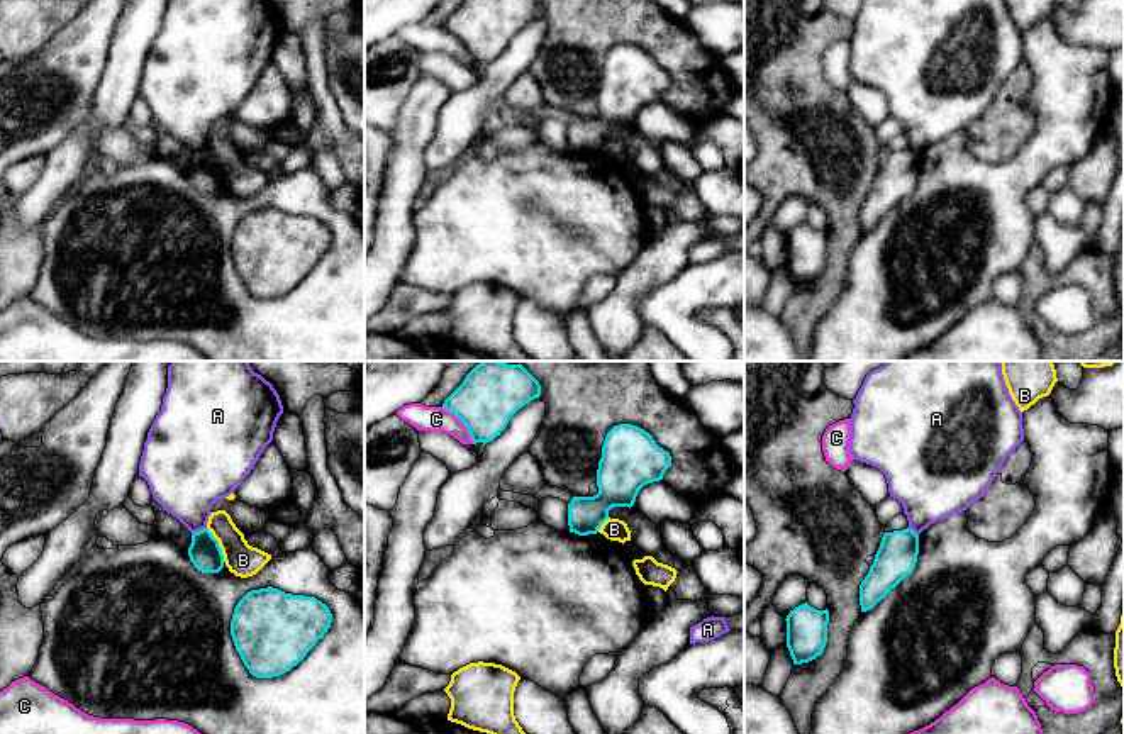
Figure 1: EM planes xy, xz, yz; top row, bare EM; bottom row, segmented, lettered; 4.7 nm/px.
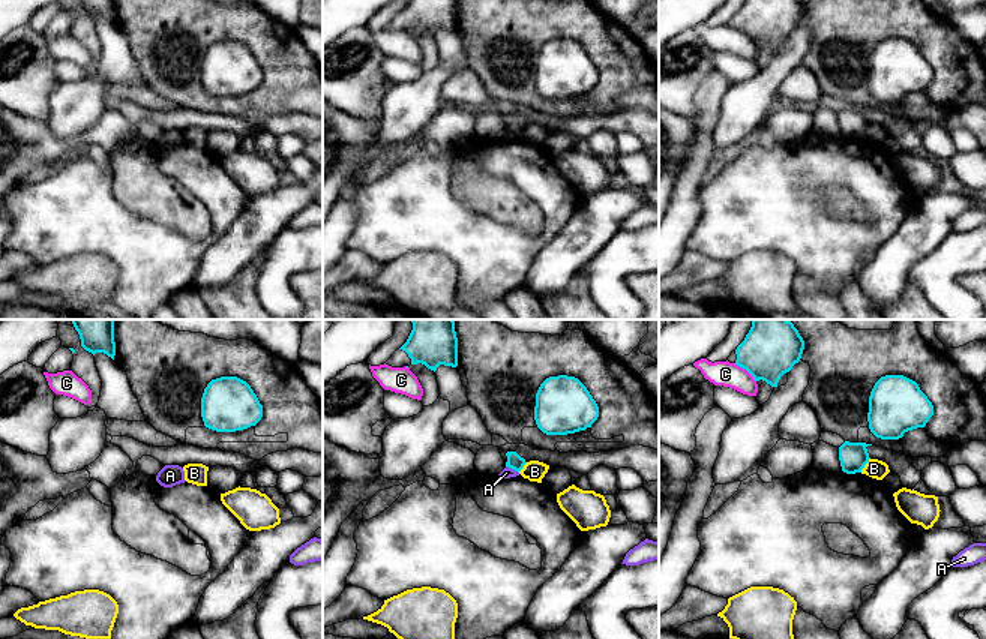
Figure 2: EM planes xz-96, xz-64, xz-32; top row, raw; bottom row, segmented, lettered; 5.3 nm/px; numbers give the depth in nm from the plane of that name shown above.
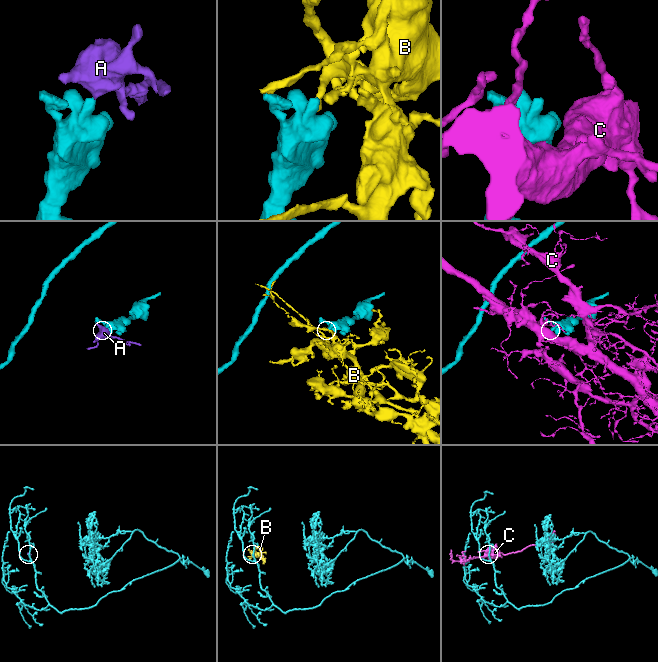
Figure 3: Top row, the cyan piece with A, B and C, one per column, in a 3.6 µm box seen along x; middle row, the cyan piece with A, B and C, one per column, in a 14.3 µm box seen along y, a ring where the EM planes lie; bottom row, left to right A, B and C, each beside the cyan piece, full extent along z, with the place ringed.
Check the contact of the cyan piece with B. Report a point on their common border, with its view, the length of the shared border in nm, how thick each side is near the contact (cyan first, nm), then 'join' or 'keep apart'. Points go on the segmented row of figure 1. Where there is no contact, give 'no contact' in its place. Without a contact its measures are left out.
xy (217, 544) | 190 nm | 150/160 nm | keep apart

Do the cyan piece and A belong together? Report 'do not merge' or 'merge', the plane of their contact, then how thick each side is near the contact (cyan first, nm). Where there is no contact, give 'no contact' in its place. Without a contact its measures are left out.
do not merge; meets cyan in xy; 150 nm thick on the cyan side, 340 nm on the other

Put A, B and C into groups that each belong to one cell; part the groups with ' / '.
A / B / C

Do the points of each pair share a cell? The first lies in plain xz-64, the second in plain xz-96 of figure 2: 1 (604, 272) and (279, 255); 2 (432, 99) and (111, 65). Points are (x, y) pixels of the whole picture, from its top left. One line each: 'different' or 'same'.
1: same
2: different

